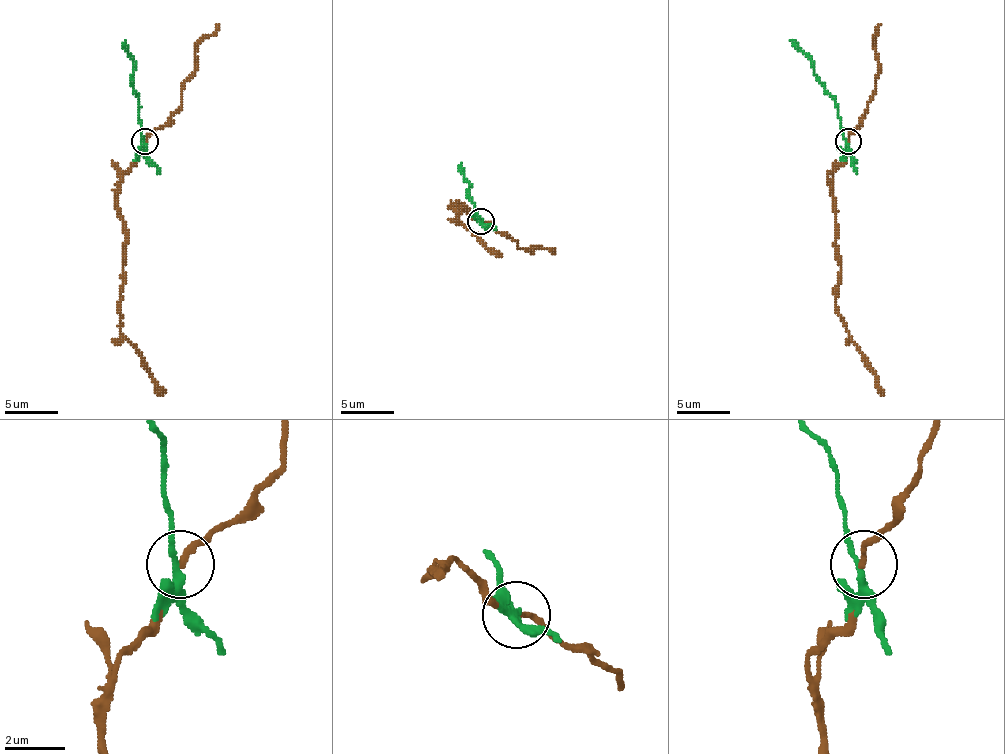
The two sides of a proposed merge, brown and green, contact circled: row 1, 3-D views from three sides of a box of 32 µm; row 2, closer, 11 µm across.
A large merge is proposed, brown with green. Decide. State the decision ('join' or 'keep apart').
keep apart

